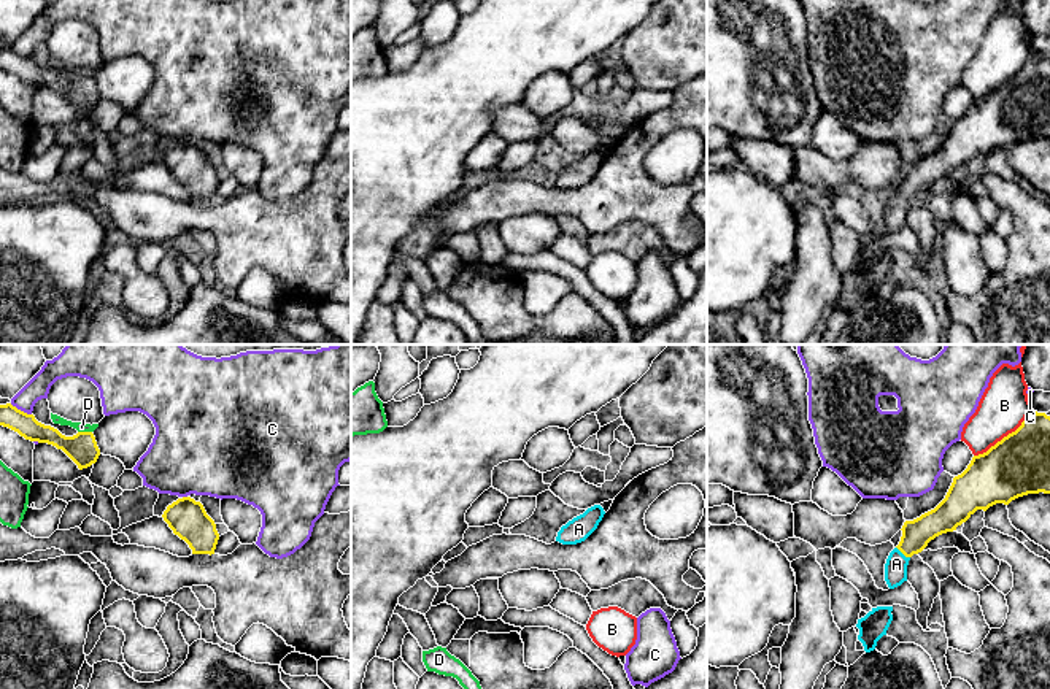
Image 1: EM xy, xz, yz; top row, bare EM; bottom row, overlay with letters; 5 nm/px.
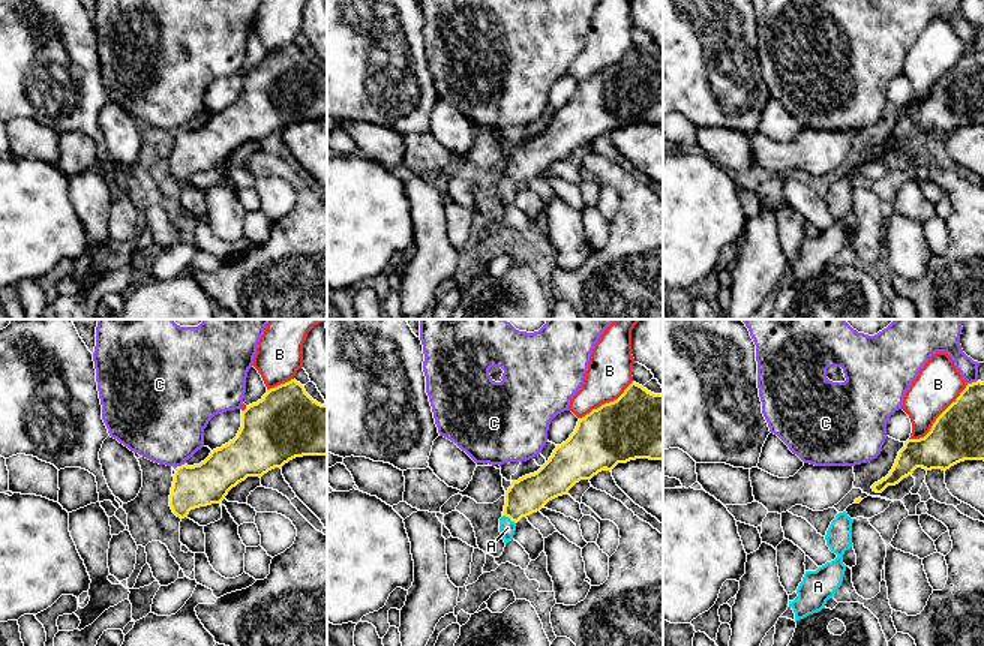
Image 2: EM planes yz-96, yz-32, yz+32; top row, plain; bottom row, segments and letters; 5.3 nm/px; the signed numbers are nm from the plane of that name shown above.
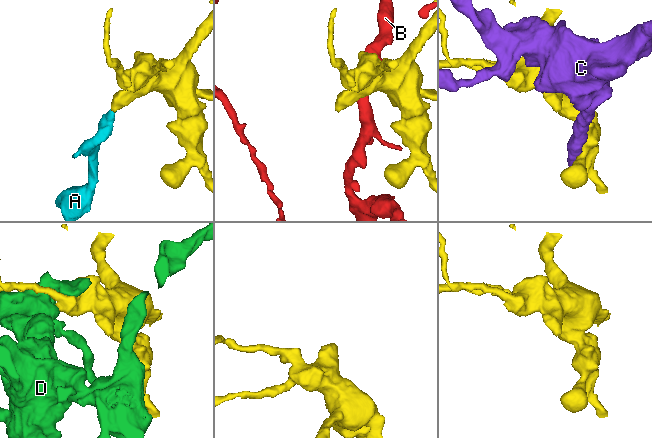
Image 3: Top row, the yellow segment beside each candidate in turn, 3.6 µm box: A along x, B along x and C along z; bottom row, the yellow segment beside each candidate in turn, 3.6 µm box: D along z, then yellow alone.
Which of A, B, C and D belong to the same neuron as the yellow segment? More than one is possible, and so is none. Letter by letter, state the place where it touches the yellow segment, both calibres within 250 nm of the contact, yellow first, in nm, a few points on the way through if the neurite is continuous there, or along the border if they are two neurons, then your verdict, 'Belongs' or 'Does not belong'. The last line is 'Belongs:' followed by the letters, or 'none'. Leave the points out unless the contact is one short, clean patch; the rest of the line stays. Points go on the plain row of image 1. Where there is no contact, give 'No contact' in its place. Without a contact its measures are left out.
A: Touches yellow at yz (903, 197). Thickness 150 nm (yellow) against 110 nm. Path across: yz (917, 178), (903, 197), (896, 208). Belongs
B: Touches yellow at yz (1004, 81). Thickness 300 nm (yellow) against 240 nm. Does not belong
C: Touches yellow at xy (19, 54). Thickness 110 nm (yellow) against 110 nm. Does not belong
D: Touches yellow at xy (84, 76). Thickness 160 nm (yellow) against 50 nm. Does not belong
Belongs: A

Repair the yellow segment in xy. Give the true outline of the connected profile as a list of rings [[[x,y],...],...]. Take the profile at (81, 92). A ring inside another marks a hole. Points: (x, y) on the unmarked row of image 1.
[[[11,48],[0,49],[0,70],[17,76],[30,86],[48,87],[62,94],[79,114],[97,106],[100,94],[92,76],[78,76],[73,81],[62,79],[57,73],[44,70]]]

